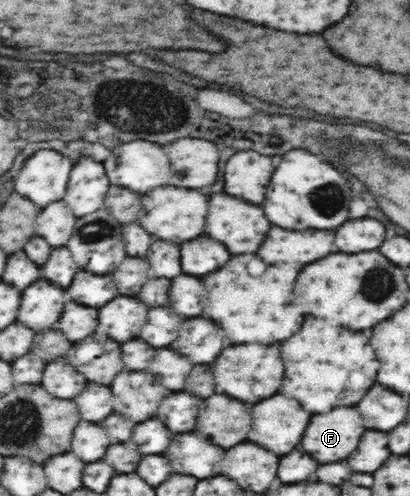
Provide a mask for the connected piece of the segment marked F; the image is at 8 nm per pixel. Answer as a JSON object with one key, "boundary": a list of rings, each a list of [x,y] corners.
{"boundary":[[[340,406],[310,420],[302,448],[322,464],[338,462],[356,450],[364,430],[358,410]]]}

